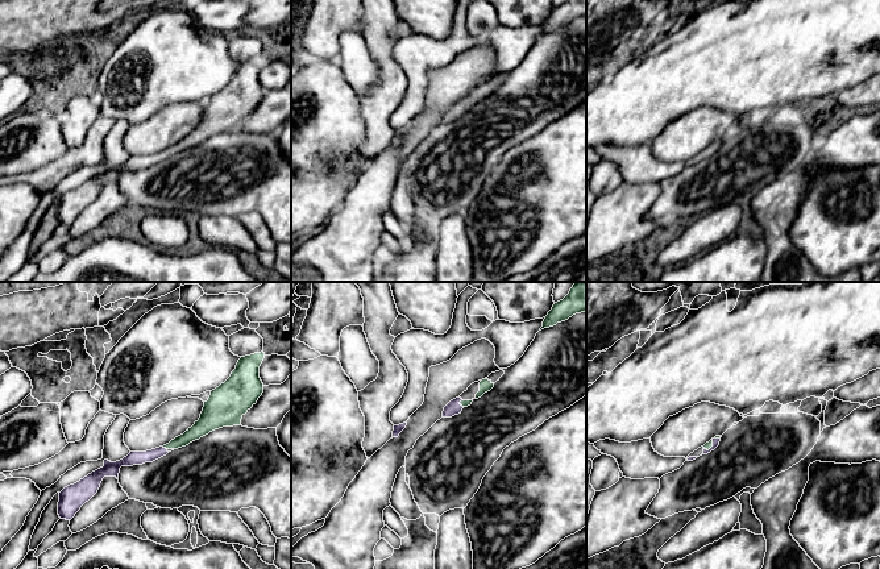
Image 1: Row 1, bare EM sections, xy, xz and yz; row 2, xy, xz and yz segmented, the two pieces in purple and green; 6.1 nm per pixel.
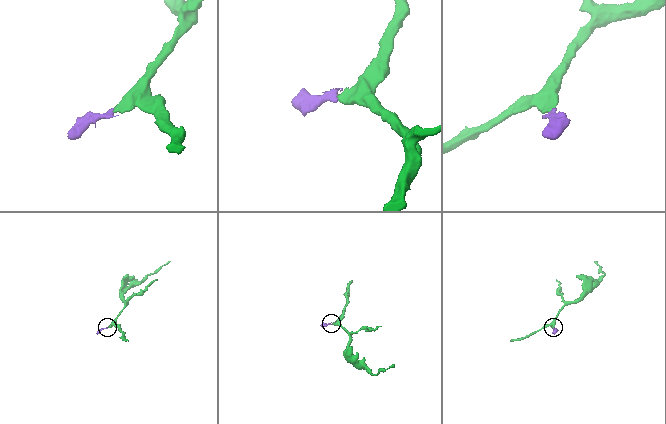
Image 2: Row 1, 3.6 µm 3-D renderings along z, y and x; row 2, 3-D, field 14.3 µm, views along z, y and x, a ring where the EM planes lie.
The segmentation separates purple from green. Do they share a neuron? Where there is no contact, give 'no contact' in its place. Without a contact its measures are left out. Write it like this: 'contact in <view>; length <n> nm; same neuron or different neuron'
contact in xy; length 40 nm; same neuron

